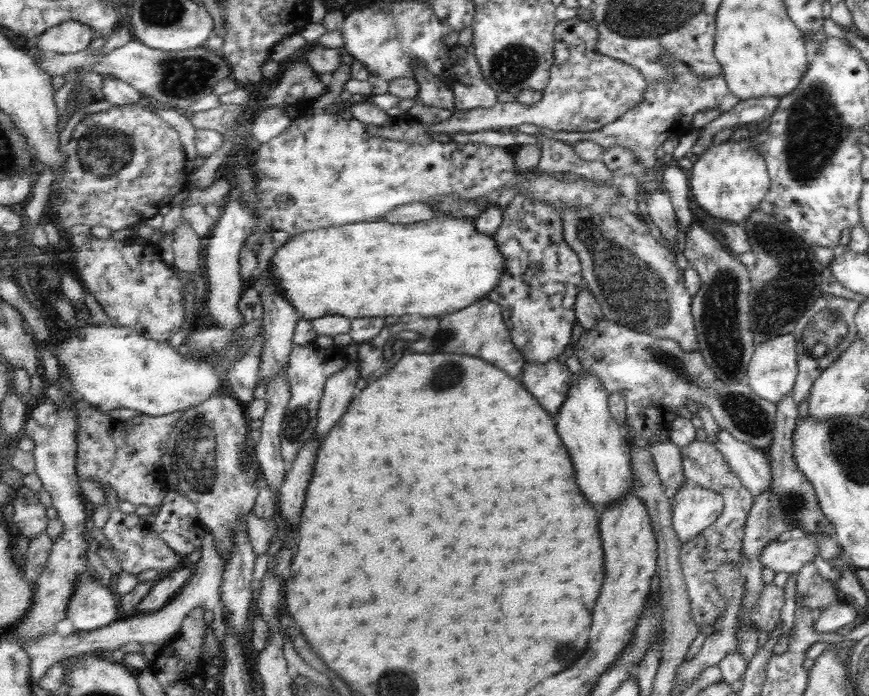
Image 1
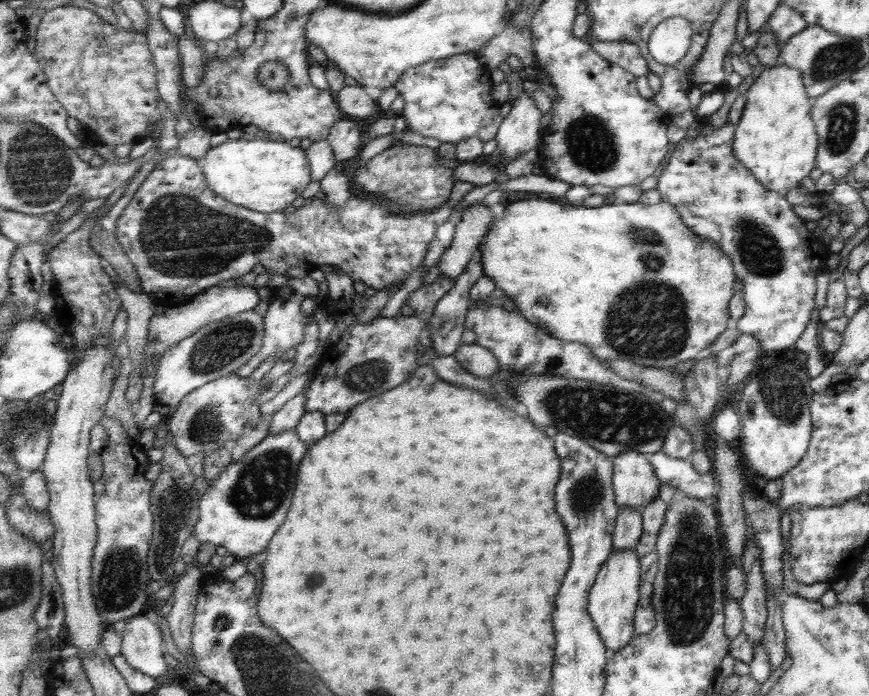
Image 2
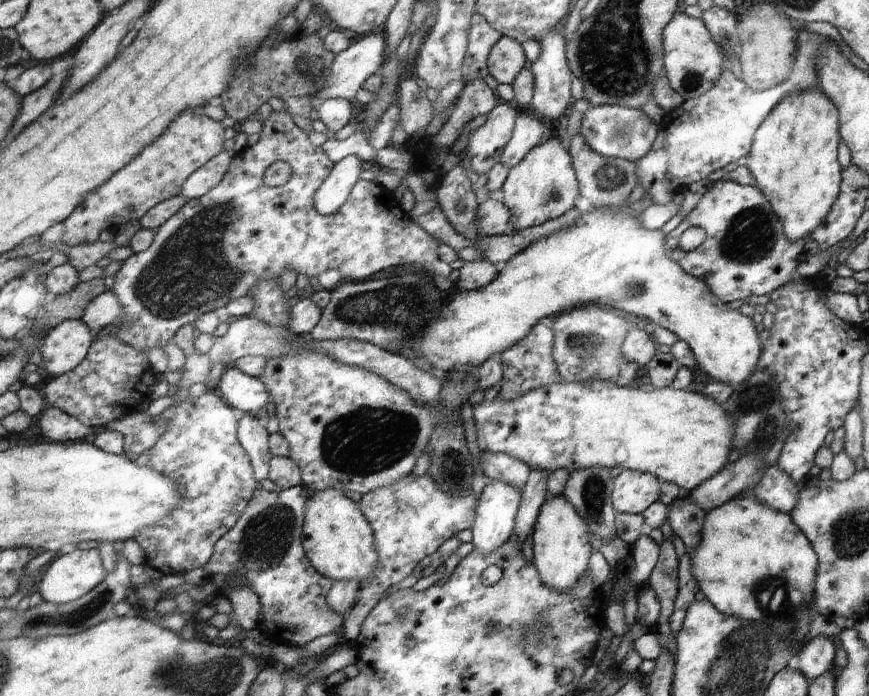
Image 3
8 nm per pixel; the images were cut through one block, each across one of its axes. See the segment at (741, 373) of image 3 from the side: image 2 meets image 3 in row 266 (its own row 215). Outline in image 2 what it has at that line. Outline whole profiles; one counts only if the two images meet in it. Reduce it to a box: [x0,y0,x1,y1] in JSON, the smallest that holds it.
[481,200,733,368]

